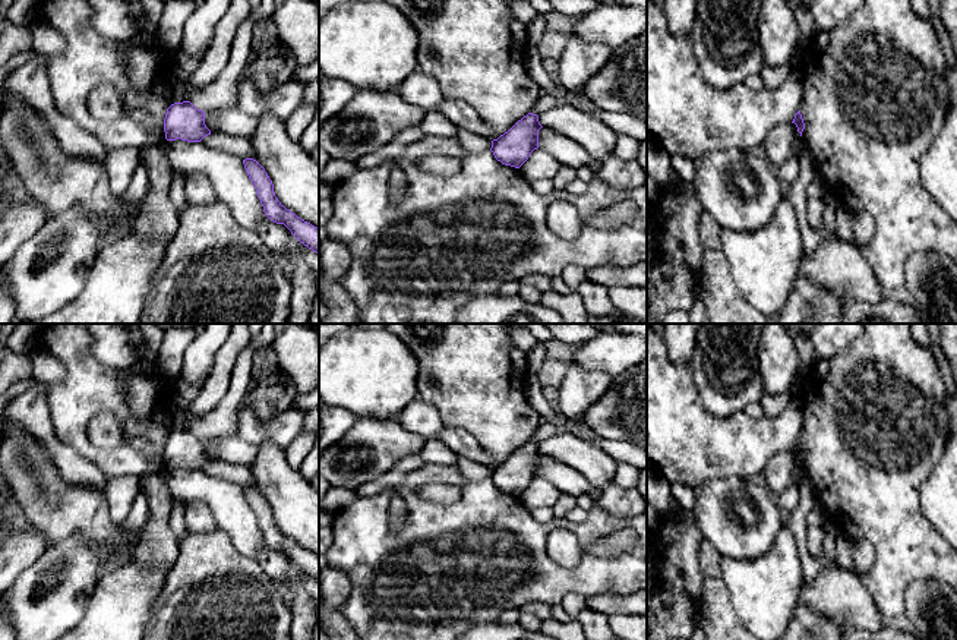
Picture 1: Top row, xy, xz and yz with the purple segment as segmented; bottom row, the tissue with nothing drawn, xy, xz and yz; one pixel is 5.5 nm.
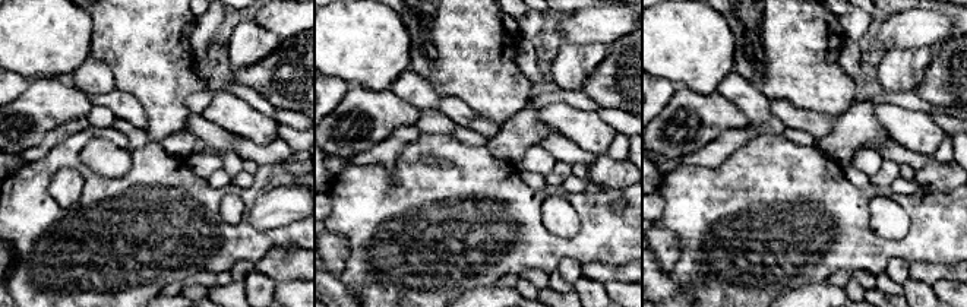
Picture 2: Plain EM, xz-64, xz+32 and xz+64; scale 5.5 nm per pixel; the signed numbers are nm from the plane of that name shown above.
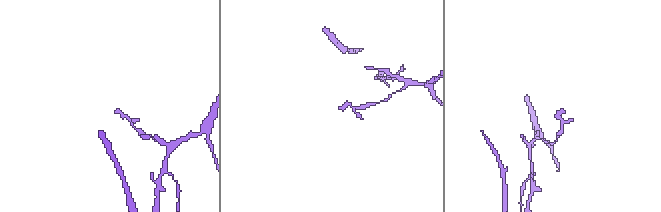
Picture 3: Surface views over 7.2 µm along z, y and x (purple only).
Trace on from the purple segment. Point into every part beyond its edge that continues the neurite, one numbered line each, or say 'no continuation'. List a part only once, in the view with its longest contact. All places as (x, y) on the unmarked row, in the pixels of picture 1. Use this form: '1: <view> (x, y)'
no continuation

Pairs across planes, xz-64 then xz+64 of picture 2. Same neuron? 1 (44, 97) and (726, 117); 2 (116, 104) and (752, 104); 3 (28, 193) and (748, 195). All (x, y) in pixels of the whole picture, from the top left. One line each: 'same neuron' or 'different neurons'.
1: same neuron
2: different neurons
3: same neuron

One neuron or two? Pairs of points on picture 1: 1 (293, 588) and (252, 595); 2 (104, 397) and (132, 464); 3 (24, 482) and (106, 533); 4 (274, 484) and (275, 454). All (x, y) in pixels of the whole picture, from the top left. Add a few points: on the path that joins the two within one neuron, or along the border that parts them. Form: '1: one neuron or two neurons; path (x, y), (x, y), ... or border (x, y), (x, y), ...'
1: two neurons; border (256, 560), (277, 588)
2: one neuron; path (81, 419), (81, 441), (95, 456), (109, 462)
3: one neuron; path (44, 497), (59, 510), (81, 510), (85, 514)
4: one neuron; path (274, 476), (274, 462)

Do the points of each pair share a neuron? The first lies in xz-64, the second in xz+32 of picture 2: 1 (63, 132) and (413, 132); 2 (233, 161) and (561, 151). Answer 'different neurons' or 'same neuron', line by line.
1: same neuron
2: different neurons

